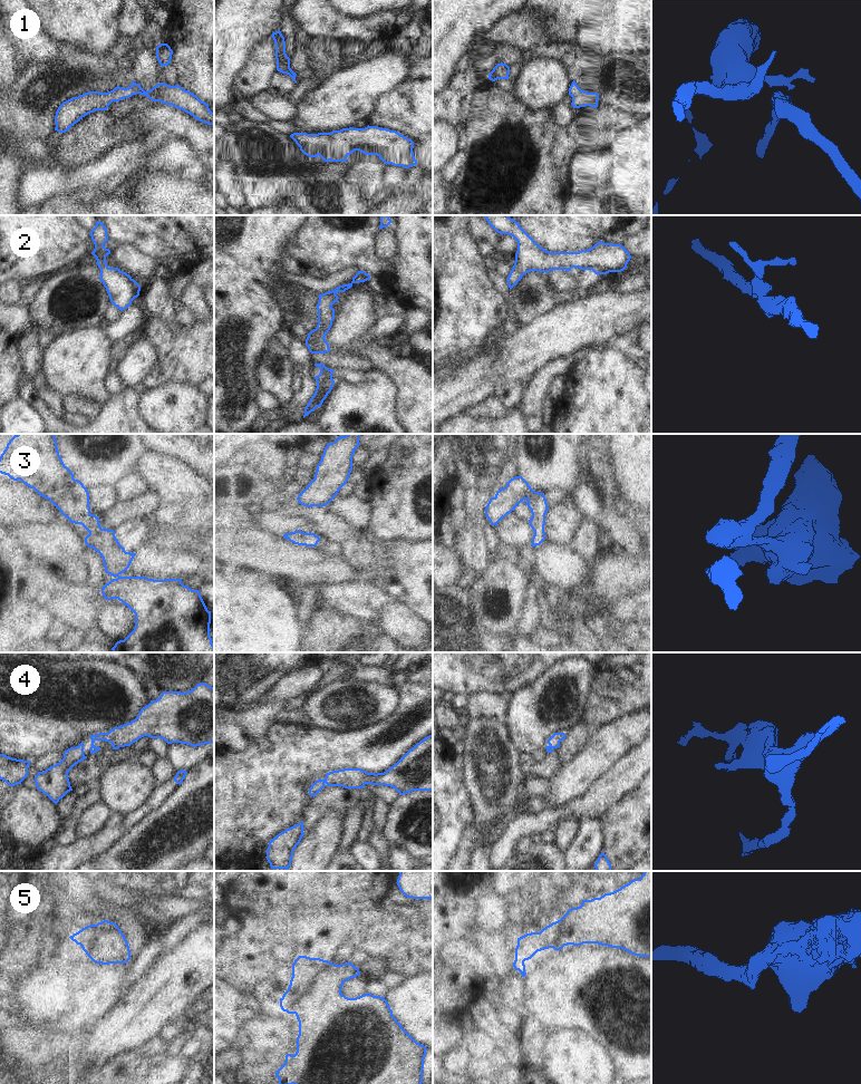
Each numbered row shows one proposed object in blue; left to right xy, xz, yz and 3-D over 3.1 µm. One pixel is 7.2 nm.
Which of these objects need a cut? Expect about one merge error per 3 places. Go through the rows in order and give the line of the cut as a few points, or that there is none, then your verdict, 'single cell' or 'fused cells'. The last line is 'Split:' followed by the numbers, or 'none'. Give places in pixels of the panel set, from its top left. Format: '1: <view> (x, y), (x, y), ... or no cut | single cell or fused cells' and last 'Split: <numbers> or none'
1: no cut | single cell
2: no cut | single cell
3: no cut | single cell
4: no cut | single cell
5: no cut | single cell
Split: none

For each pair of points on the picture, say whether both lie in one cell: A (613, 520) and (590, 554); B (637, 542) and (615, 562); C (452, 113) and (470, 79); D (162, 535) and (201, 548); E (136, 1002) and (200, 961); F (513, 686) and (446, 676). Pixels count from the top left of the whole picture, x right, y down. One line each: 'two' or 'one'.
A: two
B: two
C: one
D: one
E: one
F: one

